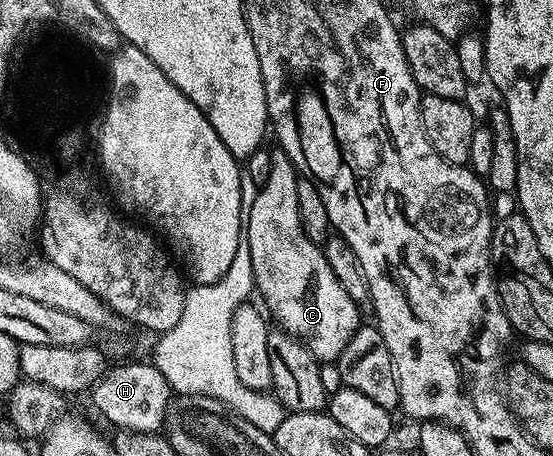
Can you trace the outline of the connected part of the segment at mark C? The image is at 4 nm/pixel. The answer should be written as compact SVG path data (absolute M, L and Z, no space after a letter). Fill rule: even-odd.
M281 147L270 149L272 168L268 171L268 183L259 188L256 203L252 203L252 211L244 217L244 244L252 255L252 275L257 296L262 296L261 304L265 312L272 318L277 328L285 329L298 339L319 363L337 362L340 351L348 347L348 339L363 324L363 314L358 312L356 303L344 287L340 287L340 279L328 267L328 259L323 246L312 243L308 235L304 235L304 227L300 223L300 214L297 210L299 201L300 182L299 174L288 159L288 155Z

